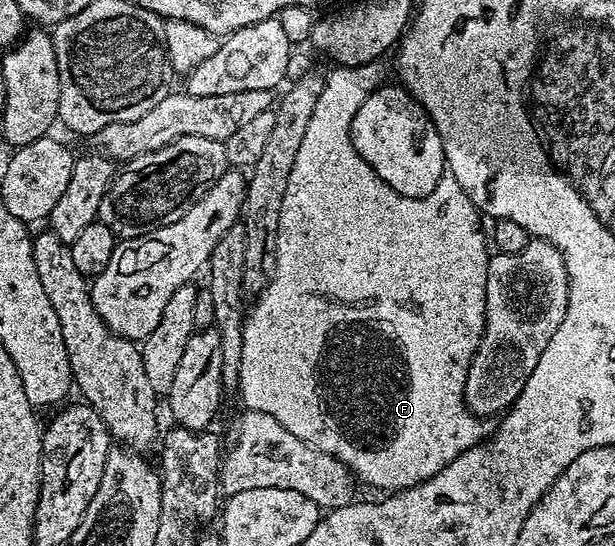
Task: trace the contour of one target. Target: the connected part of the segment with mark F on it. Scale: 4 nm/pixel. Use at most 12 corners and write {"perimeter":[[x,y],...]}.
{"perimeter":[[325,74],[236,389],[361,484],[487,436],[492,253],[449,171],[350,138]]}

